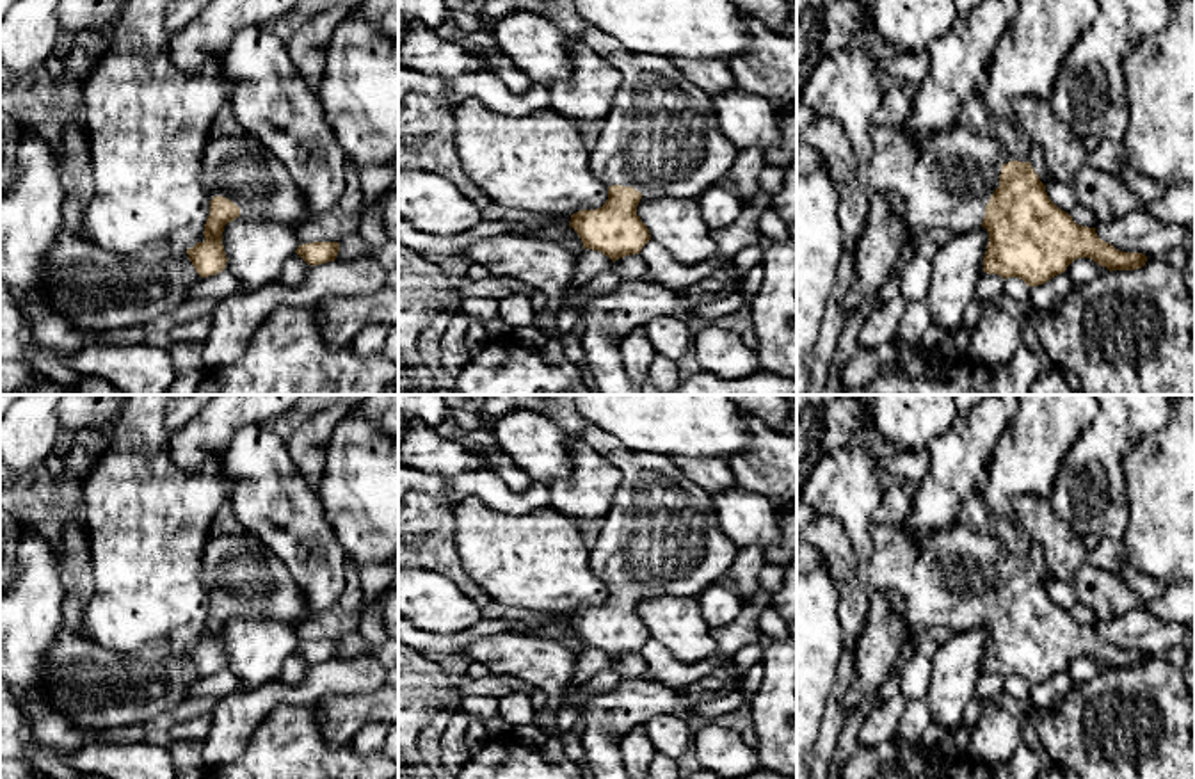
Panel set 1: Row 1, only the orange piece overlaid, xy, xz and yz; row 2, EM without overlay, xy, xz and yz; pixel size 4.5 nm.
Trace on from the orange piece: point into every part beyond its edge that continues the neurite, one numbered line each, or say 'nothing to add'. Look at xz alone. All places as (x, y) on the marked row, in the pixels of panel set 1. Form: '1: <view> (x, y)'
1: xz (662, 137)

